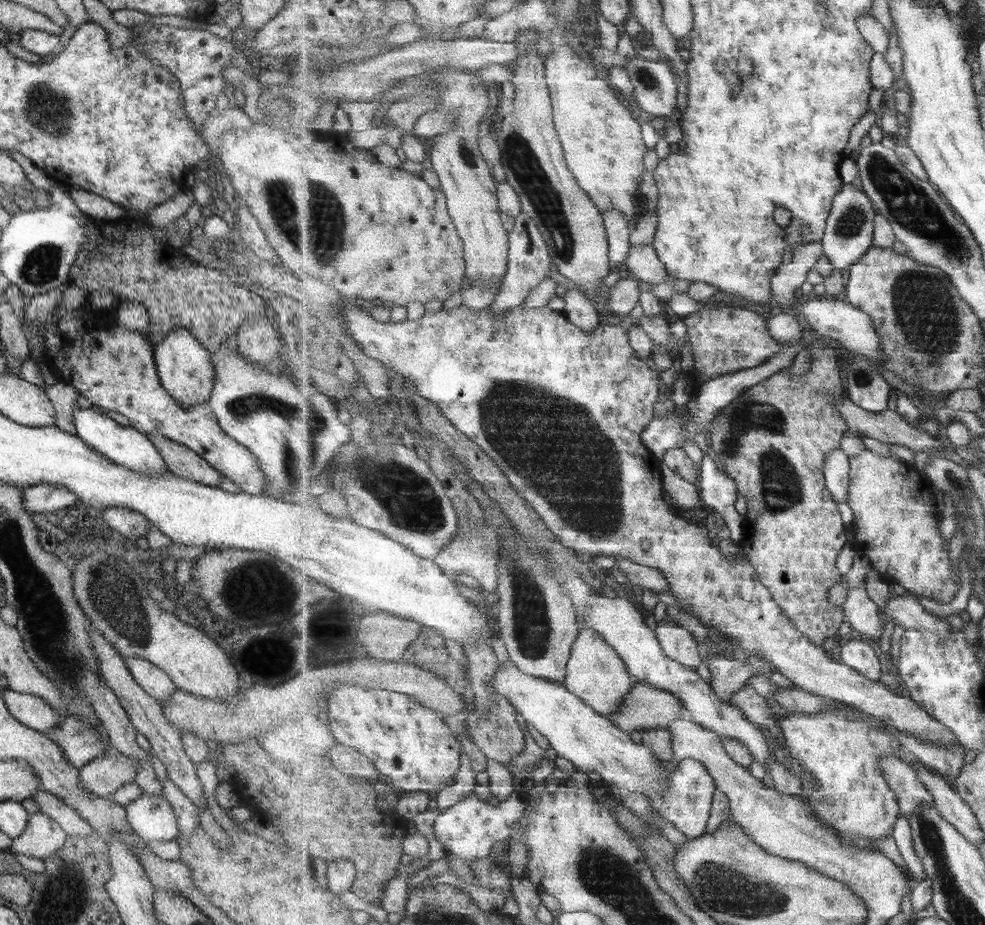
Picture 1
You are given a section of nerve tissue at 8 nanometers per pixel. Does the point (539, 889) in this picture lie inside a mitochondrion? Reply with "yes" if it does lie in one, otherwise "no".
no

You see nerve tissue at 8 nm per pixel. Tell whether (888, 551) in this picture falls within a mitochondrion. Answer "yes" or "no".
no

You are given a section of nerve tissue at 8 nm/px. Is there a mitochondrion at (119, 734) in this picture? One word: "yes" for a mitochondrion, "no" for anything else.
no

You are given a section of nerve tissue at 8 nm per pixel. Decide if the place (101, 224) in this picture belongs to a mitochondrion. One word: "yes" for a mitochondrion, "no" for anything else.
no

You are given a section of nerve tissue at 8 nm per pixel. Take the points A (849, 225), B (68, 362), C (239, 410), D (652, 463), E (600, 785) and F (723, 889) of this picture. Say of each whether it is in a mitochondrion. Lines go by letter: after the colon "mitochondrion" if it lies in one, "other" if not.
A: mitochondrion
B: other
C: mitochondrion
D: other
E: other
F: mitochondrion

